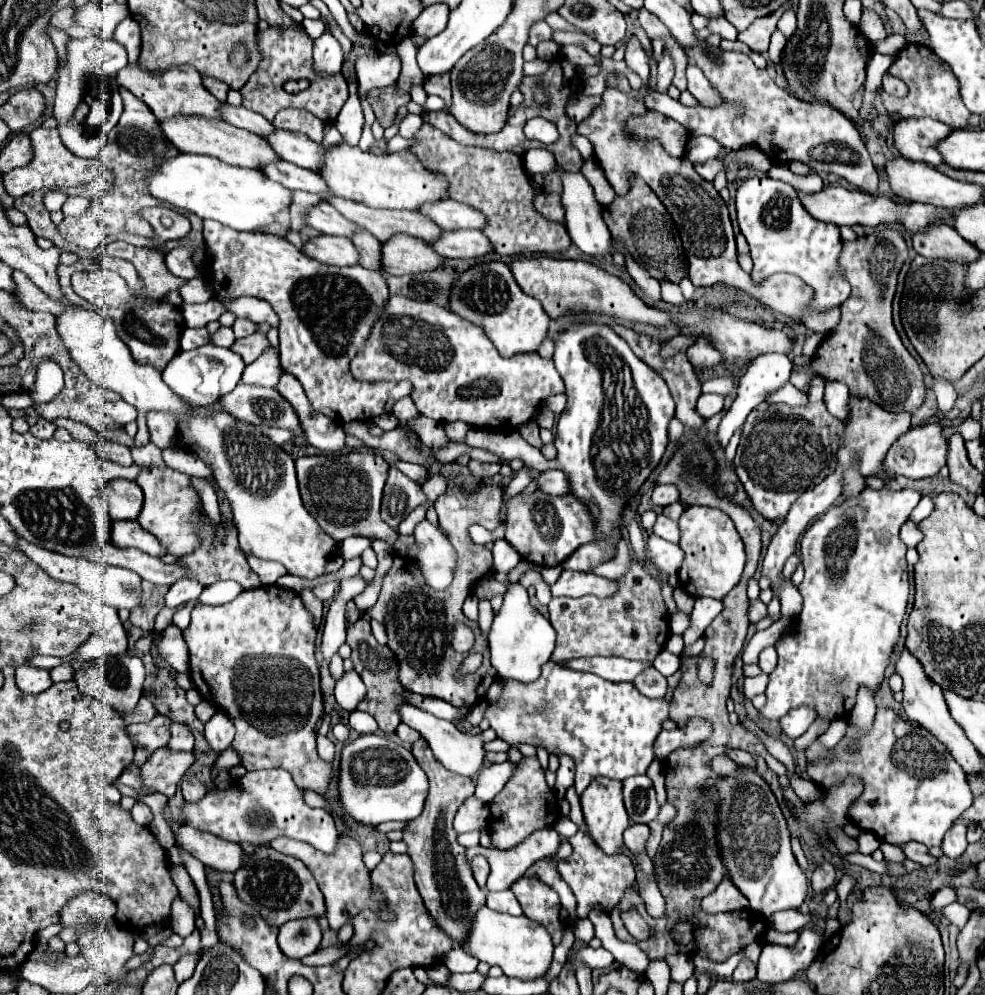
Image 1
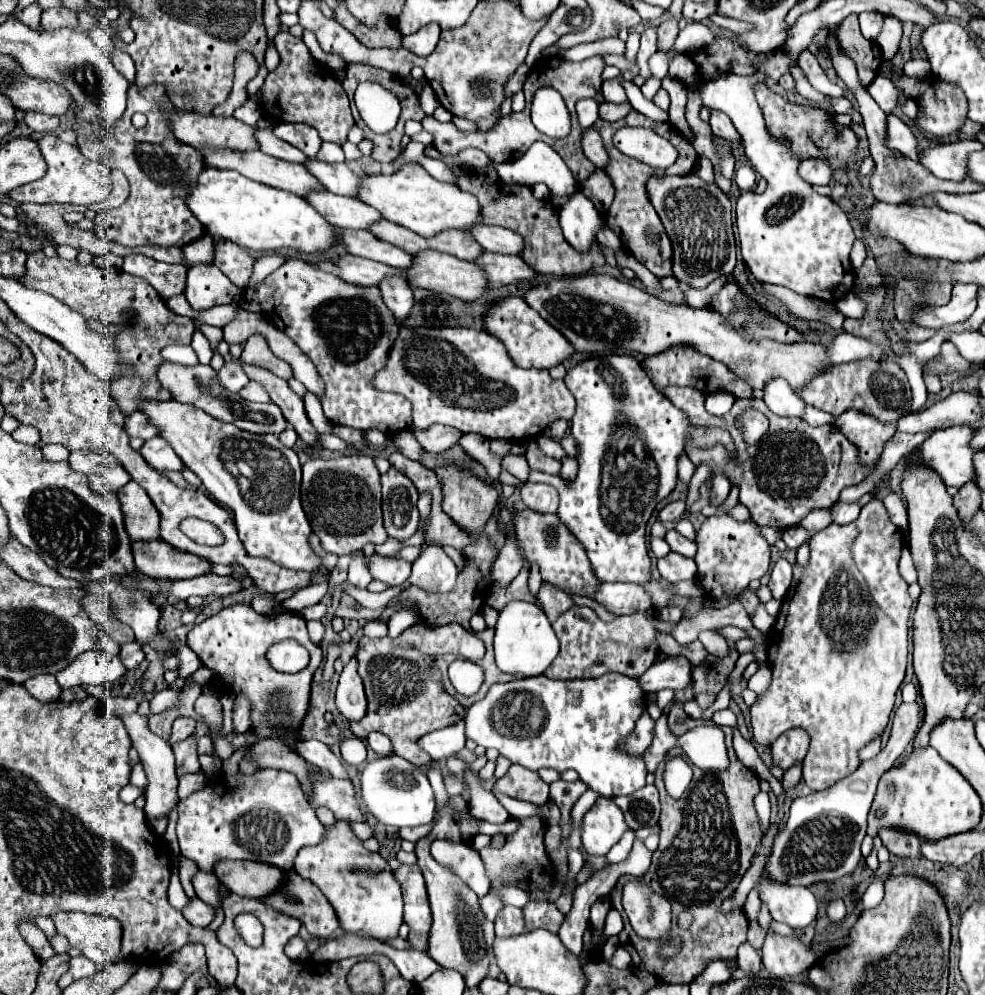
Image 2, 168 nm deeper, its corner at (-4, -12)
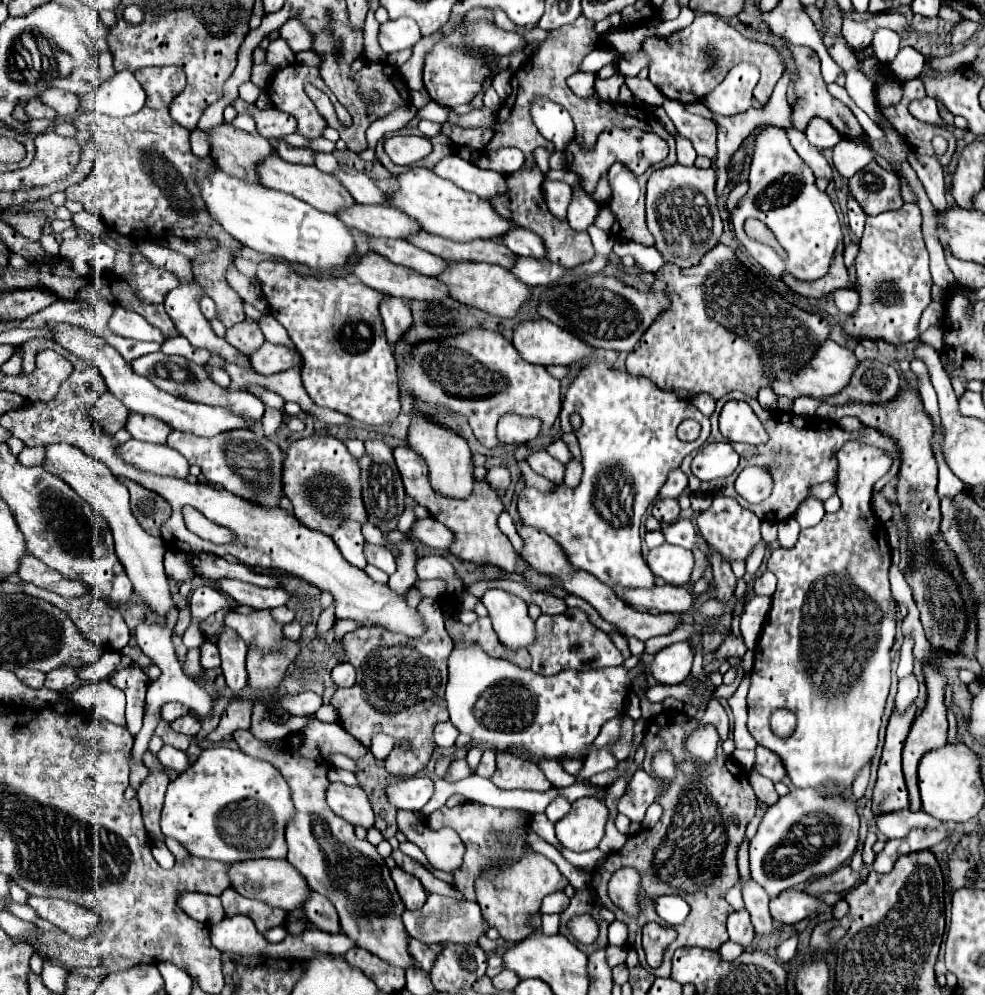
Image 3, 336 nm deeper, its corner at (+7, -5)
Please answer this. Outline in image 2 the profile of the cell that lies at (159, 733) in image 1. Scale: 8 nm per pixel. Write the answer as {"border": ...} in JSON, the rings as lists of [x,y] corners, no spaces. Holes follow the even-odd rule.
{"border":[[[179,717],[179,719],[175,719],[175,723],[173,723],[173,733],[171,733],[171,737],[169,737],[169,745],[175,745],[175,743],[191,737],[194,728],[195,719],[191,719],[191,717]]]}

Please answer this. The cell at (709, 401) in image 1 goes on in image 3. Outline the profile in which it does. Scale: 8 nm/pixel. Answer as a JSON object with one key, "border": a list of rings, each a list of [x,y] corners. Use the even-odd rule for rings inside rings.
{"border":[[[698,394],[692,398],[692,404],[704,414],[704,416],[712,416],[714,412],[714,398],[710,398],[710,394]]]}

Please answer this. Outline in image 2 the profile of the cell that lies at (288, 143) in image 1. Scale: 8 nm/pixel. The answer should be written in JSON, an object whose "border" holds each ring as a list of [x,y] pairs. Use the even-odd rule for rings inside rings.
{"border":[[[307,159],[305,169],[331,193],[349,197],[357,195],[359,177],[345,163],[323,163],[319,159]]]}

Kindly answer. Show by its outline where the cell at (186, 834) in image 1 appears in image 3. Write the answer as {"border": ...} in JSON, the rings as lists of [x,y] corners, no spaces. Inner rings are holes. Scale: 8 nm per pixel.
{"border":[[[248,860],[248,862],[236,862],[230,866],[230,878],[232,888],[240,892],[246,898],[258,898],[270,906],[278,906],[286,912],[292,912],[302,906],[304,898],[312,890],[308,890],[308,884],[300,874],[296,874],[294,866],[288,860]]]}

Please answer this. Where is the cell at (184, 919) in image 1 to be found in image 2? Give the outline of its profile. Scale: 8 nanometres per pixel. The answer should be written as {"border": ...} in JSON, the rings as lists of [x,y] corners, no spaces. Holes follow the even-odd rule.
{"border":[[[173,871],[173,875],[171,875],[171,885],[169,885],[169,903],[171,903],[177,911],[183,911],[183,909],[189,905],[189,899],[187,899],[187,895],[185,895],[181,883],[179,883],[179,875],[177,875],[177,871]]]}

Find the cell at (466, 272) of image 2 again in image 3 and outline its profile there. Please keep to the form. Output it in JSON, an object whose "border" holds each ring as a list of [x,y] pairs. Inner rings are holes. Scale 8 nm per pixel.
{"border":[[[450,262],[448,270],[438,276],[440,282],[448,284],[450,296],[466,306],[474,306],[486,314],[500,318],[514,318],[524,302],[530,300],[530,288],[520,282],[510,270],[494,264],[476,264],[476,262]]]}

